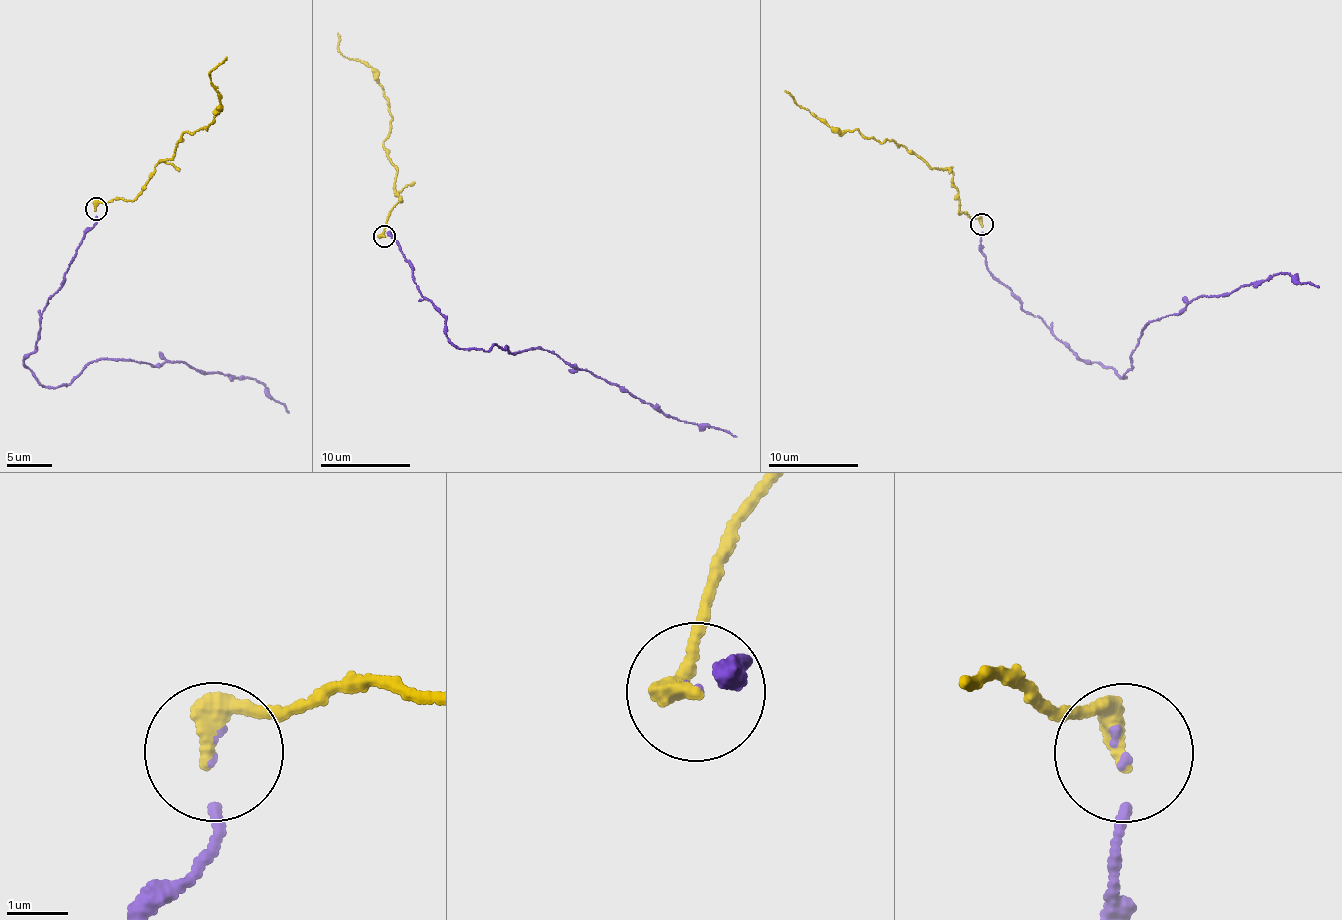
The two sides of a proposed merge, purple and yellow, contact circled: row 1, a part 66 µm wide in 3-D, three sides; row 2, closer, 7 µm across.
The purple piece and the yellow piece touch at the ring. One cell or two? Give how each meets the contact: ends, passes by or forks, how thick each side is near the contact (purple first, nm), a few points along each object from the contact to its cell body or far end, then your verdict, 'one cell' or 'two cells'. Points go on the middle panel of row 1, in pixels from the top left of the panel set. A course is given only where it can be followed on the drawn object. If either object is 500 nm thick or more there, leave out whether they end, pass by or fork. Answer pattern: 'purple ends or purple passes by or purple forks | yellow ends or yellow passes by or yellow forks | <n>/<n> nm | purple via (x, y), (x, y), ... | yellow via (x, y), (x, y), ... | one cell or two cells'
purple ends | yellow ends | 70/360 nm | purple via (385, 236), (391, 230), (416, 286), (446, 320), (445, 337), (460, 348), (555, 352), (670, 417), (736, 436) | yellow via (385, 236), (387, 213), (399, 202), (396, 167), (384, 147), (392, 118), (374, 70), (340, 52), (336, 32) | one cell

